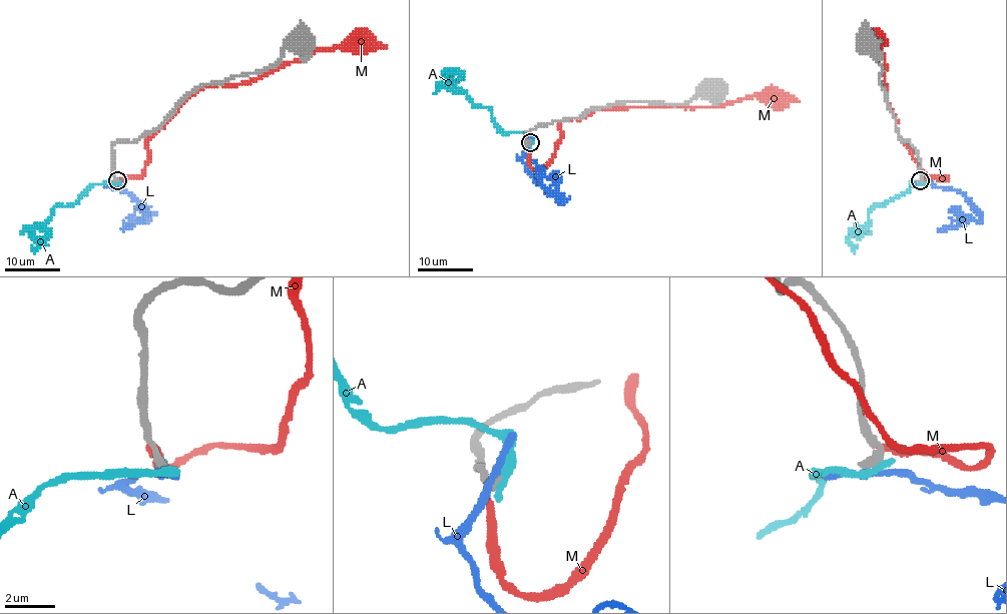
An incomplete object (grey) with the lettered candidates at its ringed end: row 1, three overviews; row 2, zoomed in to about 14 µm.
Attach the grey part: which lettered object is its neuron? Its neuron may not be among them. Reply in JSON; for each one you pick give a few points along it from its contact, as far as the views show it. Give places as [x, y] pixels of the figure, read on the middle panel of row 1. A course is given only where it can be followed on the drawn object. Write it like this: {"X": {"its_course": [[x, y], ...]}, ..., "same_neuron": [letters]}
{"same_neuron": []}

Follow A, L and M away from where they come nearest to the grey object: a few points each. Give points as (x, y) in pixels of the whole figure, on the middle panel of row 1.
A: (529, 145), (529, 135), (503, 132), (488, 107), (452, 91), (442, 80), (452, 70), (445, 78)
L: (529, 143), (522, 157), (524, 167), (560, 203), (560, 199), (542, 184), (535, 159)
M: (527, 145), (531, 166), (542, 170), (561, 139), (563, 120), (594, 110), (777, 101), (774, 95)

